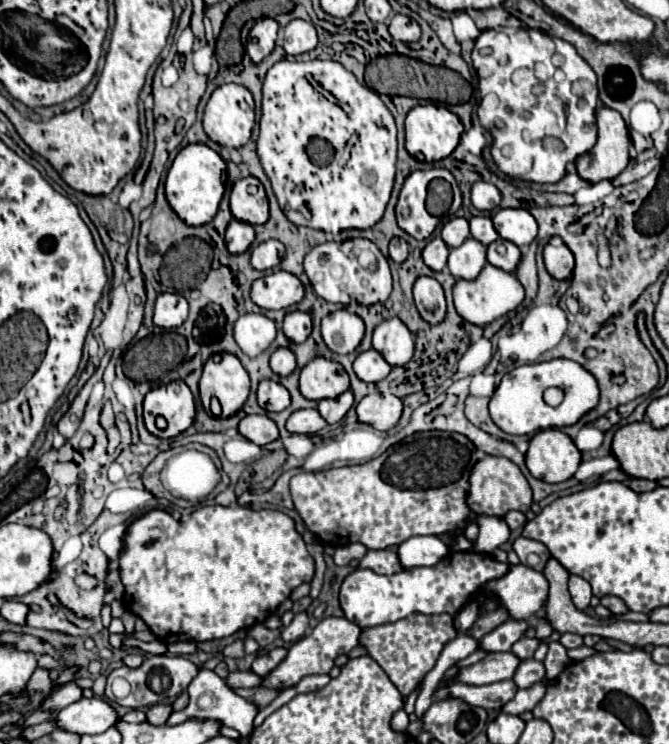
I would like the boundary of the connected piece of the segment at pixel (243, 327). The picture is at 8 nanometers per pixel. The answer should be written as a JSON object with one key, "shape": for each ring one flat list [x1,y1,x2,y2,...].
{"shape":[[244,314,234,326,234,338,244,354,262,354,276,338,276,326,264,314]]}

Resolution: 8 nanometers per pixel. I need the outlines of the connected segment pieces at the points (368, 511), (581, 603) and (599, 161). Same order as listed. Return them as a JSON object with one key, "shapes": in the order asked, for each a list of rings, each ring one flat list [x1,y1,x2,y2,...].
{"shapes":[[[418,432,390,446,378,458,344,468,330,468,322,472,300,472,290,480,290,492,294,508,306,524,306,530,318,538,324,546,338,548,344,544,360,542,368,550,386,550,400,546,412,536,442,536,448,534,454,542,452,548,470,552,472,544,466,540,464,530,470,520,468,490,470,474,476,458,472,458,476,446,458,432]],[[570,576,568,580,568,590,570,590,570,596,572,596,572,602,576,604,578,610,586,610,588,604,590,604,590,598,592,598,592,588,590,584,580,578,580,576]],[[602,106,596,110,596,126,598,140,594,148,576,158,576,170,580,178,592,184,600,180,612,180,630,162,630,136,622,116,612,108]]]}

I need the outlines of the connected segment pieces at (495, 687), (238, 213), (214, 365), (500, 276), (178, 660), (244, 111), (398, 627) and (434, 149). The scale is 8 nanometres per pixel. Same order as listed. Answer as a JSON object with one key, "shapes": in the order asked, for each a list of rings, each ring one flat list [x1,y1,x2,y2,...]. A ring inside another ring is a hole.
{"shapes":[[[502,680,494,684,484,684,484,686,470,686,470,684,456,682,448,688,436,690,434,696,438,700,446,696,458,696,460,700,466,700,472,706,480,706,486,710,500,710,504,704,508,704,514,698,516,692,518,692,518,686,514,684,514,680]],[[240,178,230,194,230,210,232,216,240,222,260,226,268,222,268,200,264,194,264,186,254,178]],[[232,354,212,356,204,364,200,378,200,398,210,412,210,400,218,398,222,404,222,418,234,416,246,402,250,378,240,360]],[[486,264,476,280,456,280,454,286,454,306,458,314,476,326,486,326,494,322,496,318,512,312,520,302,524,300,524,288,518,284,518,278,514,274,502,272,500,268,494,268,492,264]],[[160,654,160,656,146,656,142,666,138,668,128,668,128,666,122,666,122,668,116,668,108,674,108,684,106,684,106,698,112,700,112,702,118,702,120,706,126,706,126,708,148,708,148,706,154,706,154,704,166,704,166,702,174,702,178,698,178,694,182,690,188,688,188,684,194,680,194,676,198,674,198,666,192,664,188,658,182,658,182,656,166,656,166,654],[114,678,126,678,132,686,132,692,124,698,124,700,116,700,114,694,110,692,110,684]],[[240,84,218,86,212,92,204,110,204,132,210,136,210,140,226,148,240,148,250,140,252,126,254,126,254,100,250,90]],[[414,614,408,616,406,620,374,626,362,632,362,642,368,654,382,666,382,670,388,674,388,678,400,690,402,696,410,696,422,684,424,676,434,668,436,660,440,658,444,646,454,638,456,638,456,628,454,628,454,618,450,614,438,614,438,616]],[[424,104,416,106,406,116,406,150,424,162,438,162,442,158,448,158,464,132,464,126,456,114,452,114,448,108,438,104]]]}

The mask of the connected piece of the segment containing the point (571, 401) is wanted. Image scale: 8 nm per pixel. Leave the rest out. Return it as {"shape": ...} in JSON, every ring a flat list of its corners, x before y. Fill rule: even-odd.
{"shape":[[556,358,548,362,518,366,512,372,508,372,490,400,490,416,494,424,508,434,534,434,546,428,566,428,576,424,584,414,598,406,598,400,600,388,596,378,578,362],[550,386,562,388,566,394,564,402,556,408,544,402,544,390]]}

